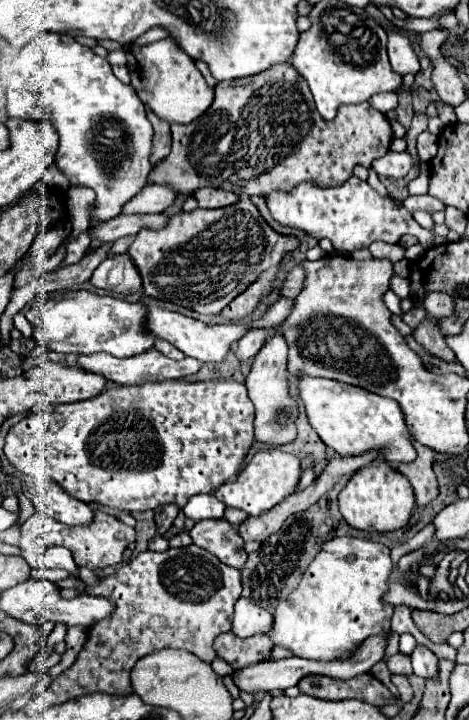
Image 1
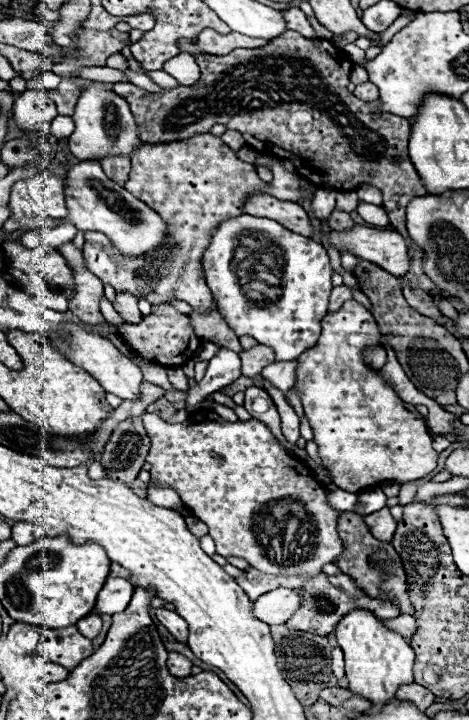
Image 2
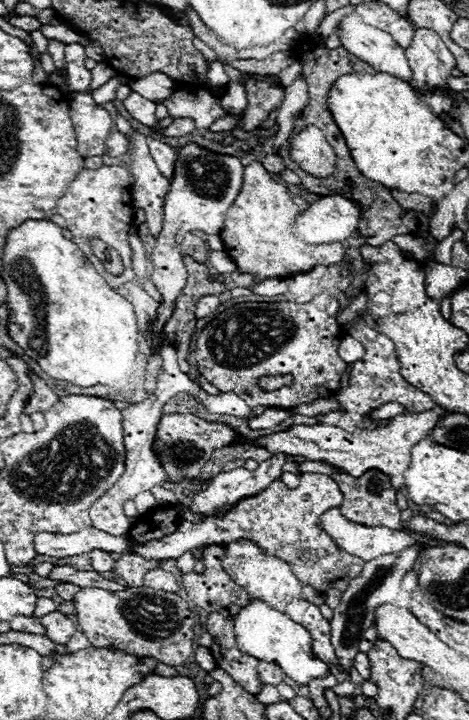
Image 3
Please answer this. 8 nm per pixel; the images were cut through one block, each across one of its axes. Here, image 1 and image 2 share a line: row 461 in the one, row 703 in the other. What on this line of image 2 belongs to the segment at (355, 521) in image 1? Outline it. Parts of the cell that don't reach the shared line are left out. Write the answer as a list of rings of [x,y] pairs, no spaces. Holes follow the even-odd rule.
[[[364,608],[350,610],[336,624],[336,640],[344,652],[346,660],[346,678],[350,682],[350,690],[372,700],[374,704],[386,704],[394,698],[394,692],[400,684],[414,682],[412,664],[414,652],[408,642],[394,630],[388,630],[380,618]]]

